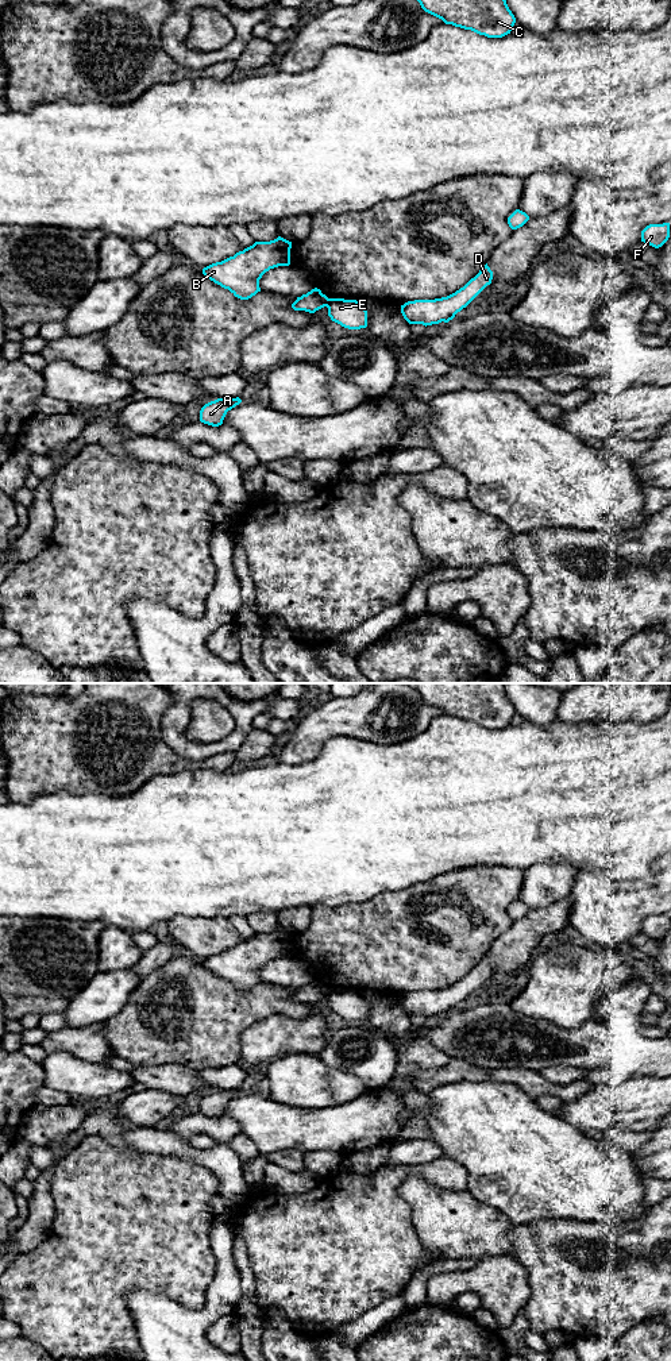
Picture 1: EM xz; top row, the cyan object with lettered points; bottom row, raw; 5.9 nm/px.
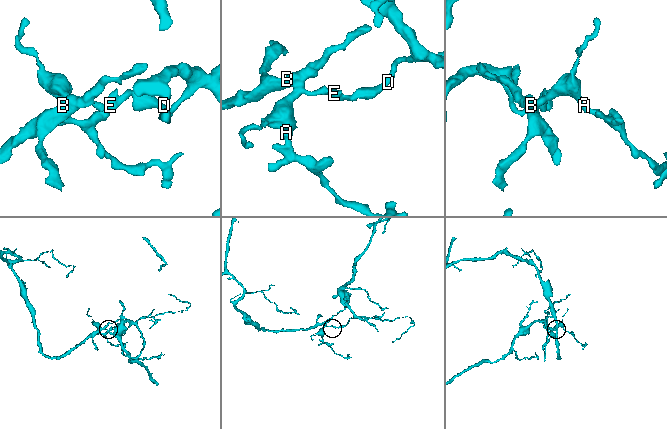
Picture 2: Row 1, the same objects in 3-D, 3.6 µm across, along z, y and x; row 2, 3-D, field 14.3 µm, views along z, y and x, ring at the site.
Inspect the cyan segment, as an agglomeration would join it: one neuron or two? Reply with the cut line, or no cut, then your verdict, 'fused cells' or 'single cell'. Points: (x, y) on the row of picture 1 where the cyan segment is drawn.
xz (330, 299), (326, 305) | fused cells

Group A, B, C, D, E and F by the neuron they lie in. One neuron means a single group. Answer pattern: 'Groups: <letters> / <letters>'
Groups: A B / C D E F

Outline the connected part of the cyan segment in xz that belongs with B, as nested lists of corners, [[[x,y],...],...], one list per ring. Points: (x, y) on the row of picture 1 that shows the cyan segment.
[[[281,236],[255,242],[234,257],[204,267],[203,274],[235,297],[248,300],[261,292],[259,279],[266,271],[290,265],[290,248],[292,242]]]

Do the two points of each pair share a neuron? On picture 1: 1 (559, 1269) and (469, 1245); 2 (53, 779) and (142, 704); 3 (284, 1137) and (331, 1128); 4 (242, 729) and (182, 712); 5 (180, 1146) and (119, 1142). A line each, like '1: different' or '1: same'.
1: same
2: same
3: same
4: same
5: different

